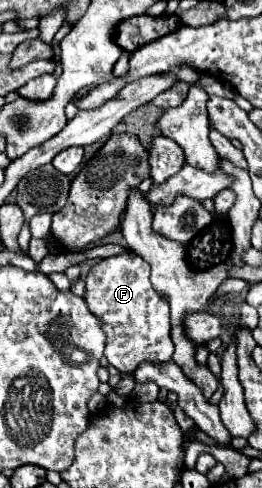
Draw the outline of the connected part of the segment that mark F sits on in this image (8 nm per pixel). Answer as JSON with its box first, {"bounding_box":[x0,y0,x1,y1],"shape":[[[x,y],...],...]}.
{"bounding_box":[86,252,174,372],"shape":[[[124,252],[104,258],[92,266],[86,278],[88,308],[104,320],[106,328],[106,358],[120,372],[134,372],[142,362],[170,362],[174,342],[170,338],[170,314],[164,296],[150,282],[150,266],[138,254]]]}

